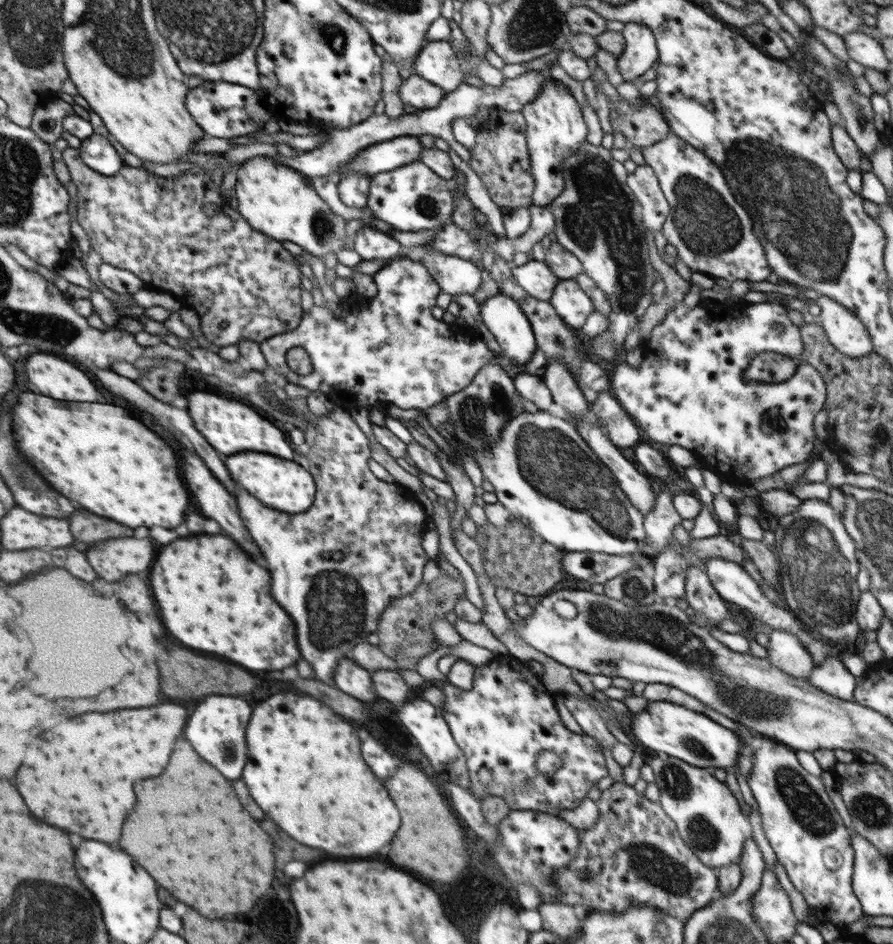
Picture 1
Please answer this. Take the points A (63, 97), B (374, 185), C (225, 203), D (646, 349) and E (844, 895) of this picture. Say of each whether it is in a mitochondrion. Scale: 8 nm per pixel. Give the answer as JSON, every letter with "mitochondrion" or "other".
{"A":"other","B":"other","C":"other","D":"other","E":"other"}

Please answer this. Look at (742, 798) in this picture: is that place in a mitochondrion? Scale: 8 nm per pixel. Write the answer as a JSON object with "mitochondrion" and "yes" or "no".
{"mitochondrion":"no"}

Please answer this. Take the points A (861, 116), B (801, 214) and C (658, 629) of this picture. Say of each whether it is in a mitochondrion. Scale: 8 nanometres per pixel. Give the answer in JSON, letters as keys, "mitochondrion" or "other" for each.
{"A":"mitochondrion","B":"mitochondrion","C":"mitochondrion"}

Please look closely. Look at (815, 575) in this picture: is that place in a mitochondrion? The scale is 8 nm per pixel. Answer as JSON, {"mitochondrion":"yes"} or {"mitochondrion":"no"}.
{"mitochondrion":"yes"}

